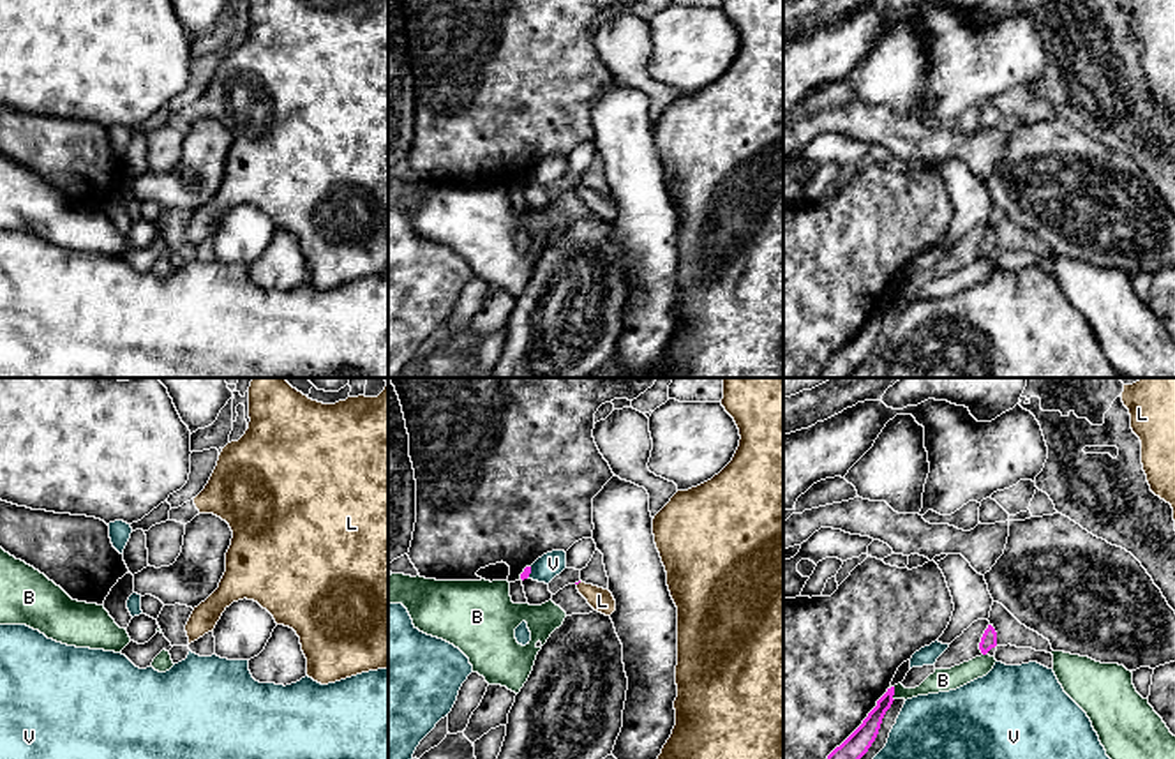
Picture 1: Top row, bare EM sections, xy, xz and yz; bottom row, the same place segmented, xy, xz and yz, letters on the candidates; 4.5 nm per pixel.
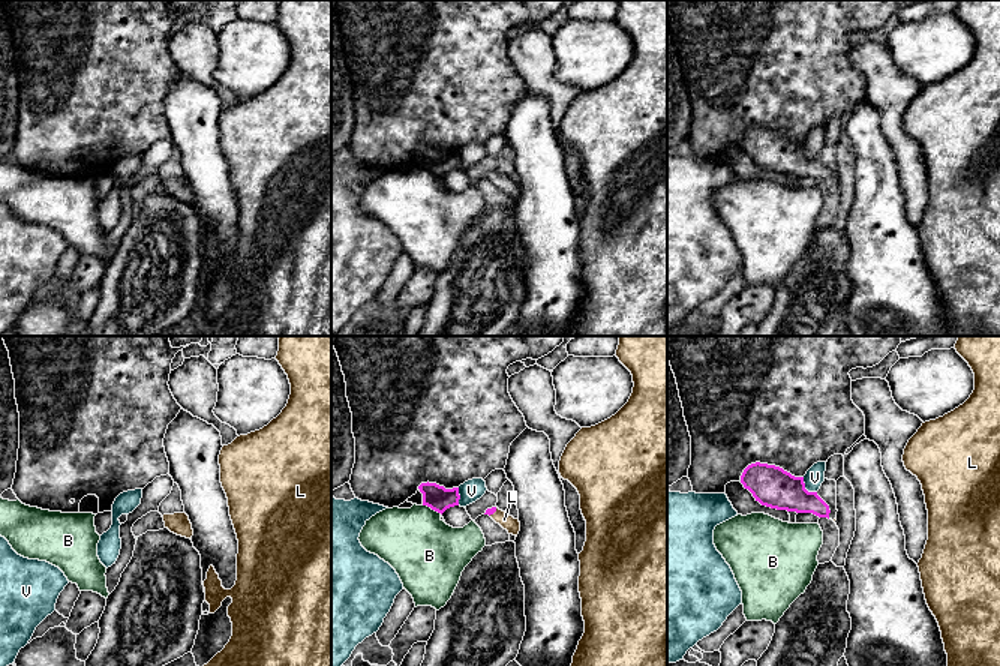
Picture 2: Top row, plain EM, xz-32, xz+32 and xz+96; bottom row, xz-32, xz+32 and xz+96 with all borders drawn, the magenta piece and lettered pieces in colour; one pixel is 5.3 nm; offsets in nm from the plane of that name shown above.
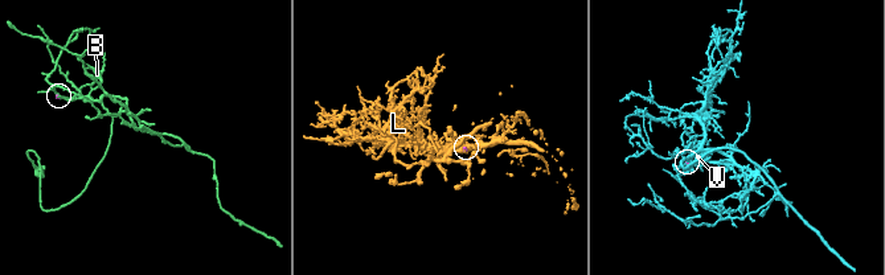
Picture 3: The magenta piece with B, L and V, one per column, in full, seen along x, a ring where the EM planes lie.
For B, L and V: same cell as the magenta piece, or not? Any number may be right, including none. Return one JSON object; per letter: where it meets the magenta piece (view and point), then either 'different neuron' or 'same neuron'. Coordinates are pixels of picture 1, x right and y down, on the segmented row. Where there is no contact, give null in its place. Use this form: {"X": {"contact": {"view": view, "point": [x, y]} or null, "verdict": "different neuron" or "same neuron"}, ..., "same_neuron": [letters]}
{"B": {"contact": {"view": "yz", "point": [893, 694]}, "verdict": "different neuron"}, "L": {"contact": null, "verdict": "same neuron"}, "V": {"contact": {"view": "xz", "point": [530, 572]}, "verdict": "different neuron"}, "same_neuron": ["L"]}

